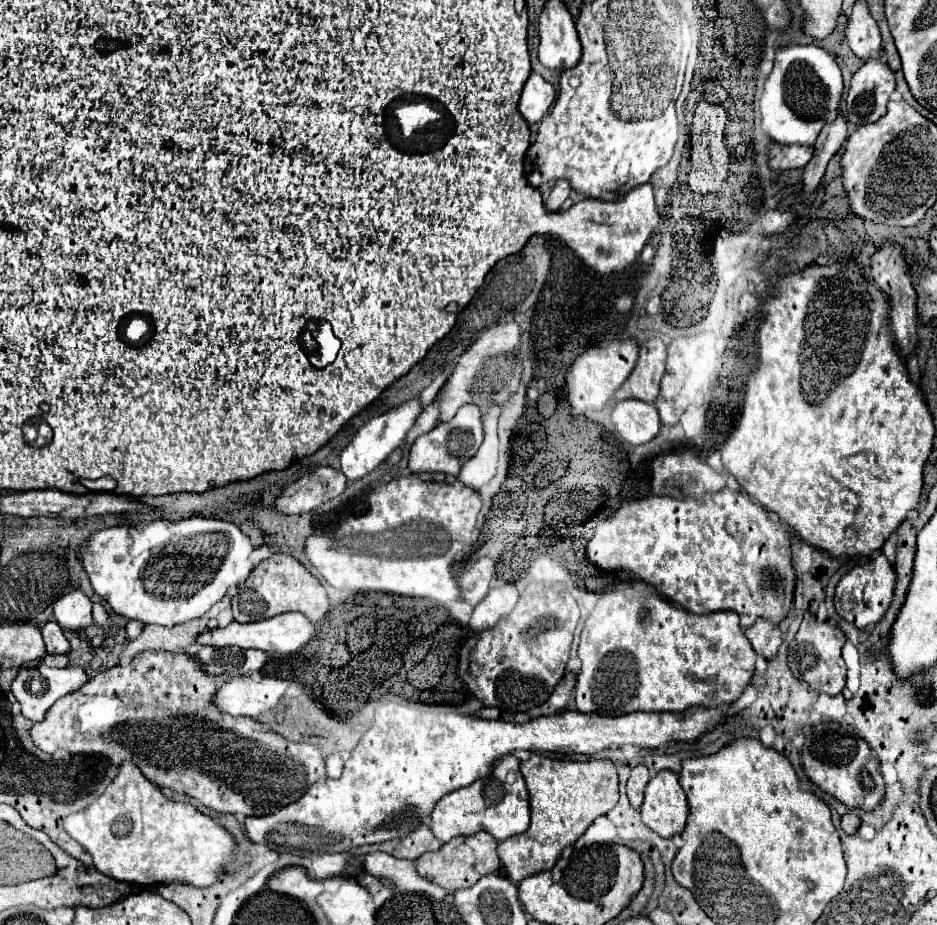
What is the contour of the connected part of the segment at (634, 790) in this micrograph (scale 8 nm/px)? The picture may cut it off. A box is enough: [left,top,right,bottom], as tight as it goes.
[627,764,649,810]

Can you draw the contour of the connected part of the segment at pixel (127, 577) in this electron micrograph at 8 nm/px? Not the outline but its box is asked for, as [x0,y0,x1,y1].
[77,518,255,626]

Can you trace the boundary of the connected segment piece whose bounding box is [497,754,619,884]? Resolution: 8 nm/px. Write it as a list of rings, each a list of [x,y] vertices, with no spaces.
[[[533,754],[527,762],[521,762],[521,774],[527,782],[531,796],[531,826],[519,836],[511,836],[499,844],[499,858],[505,866],[505,872],[519,884],[525,876],[549,870],[561,856],[567,846],[573,846],[577,838],[587,830],[587,826],[597,818],[607,814],[619,800],[617,790],[617,770],[611,760],[589,760],[589,762],[563,762],[557,758],[547,758]]]

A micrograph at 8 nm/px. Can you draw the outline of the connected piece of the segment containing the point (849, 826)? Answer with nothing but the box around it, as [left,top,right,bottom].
[841,814,861,834]

